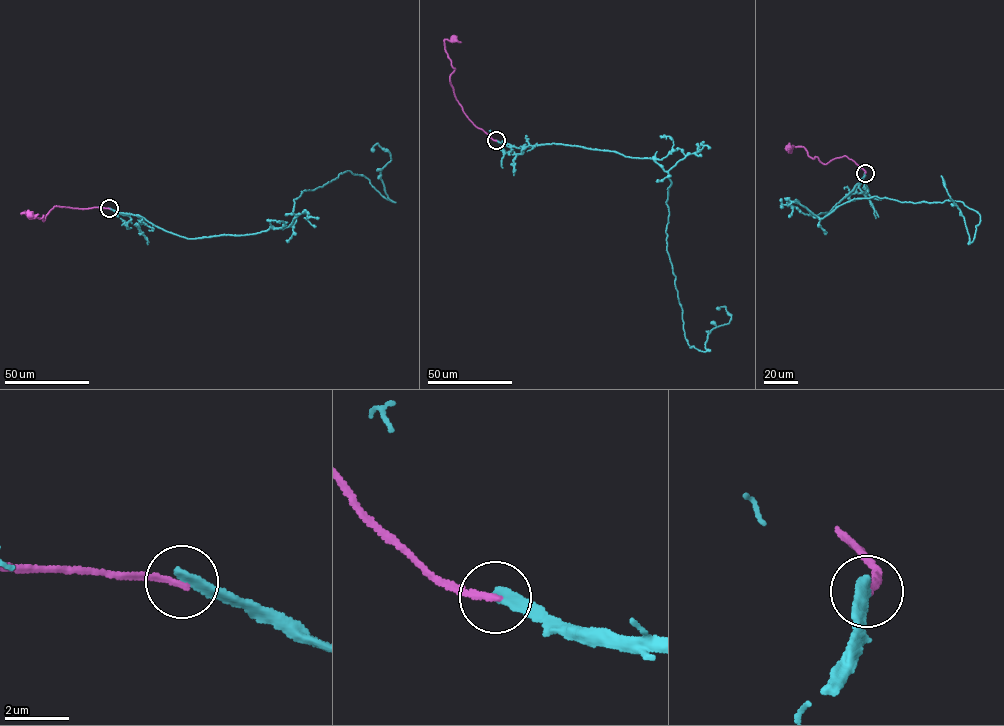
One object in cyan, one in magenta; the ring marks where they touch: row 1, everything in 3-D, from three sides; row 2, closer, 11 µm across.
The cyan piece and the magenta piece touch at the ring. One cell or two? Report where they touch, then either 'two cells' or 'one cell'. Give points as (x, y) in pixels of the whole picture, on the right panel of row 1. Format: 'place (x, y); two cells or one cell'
place (865, 173); two cells

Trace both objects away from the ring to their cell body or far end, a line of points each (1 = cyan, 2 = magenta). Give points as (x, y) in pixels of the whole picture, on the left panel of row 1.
1: (109, 208), (188, 238), (293, 226), (301, 191), (348, 170), (392, 201), (380, 172), (390, 153), (372, 151)
2: (109, 208), (55, 206), (43, 221), (43, 215), (41, 218), (26, 211), (21, 214), (29, 214)

